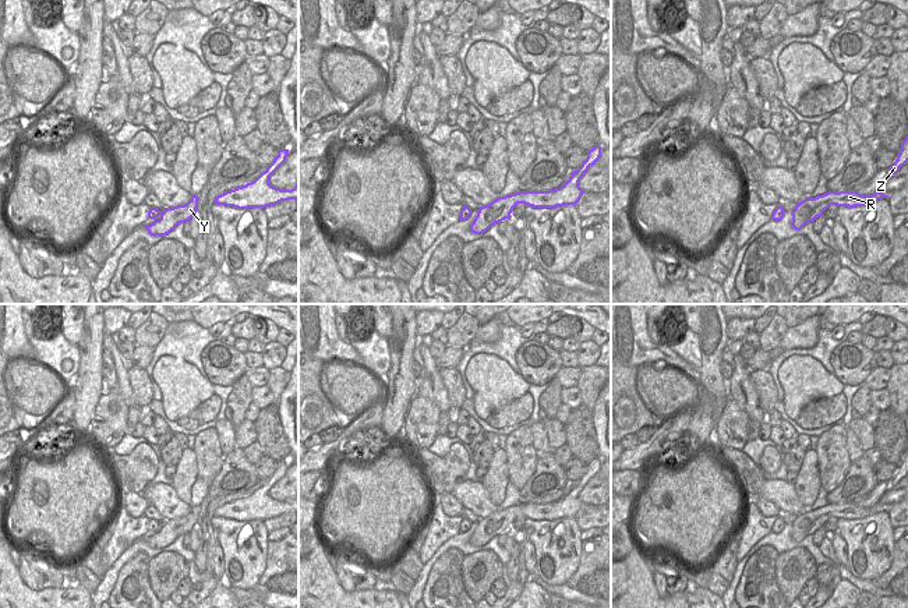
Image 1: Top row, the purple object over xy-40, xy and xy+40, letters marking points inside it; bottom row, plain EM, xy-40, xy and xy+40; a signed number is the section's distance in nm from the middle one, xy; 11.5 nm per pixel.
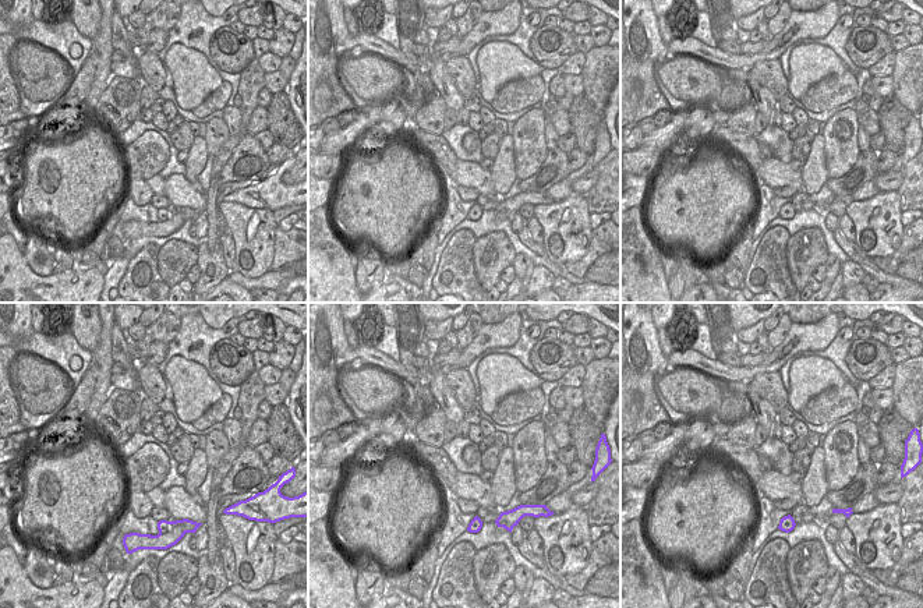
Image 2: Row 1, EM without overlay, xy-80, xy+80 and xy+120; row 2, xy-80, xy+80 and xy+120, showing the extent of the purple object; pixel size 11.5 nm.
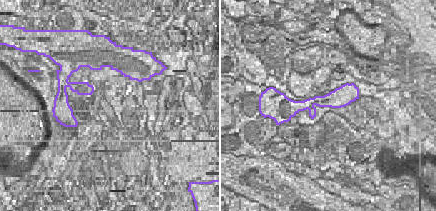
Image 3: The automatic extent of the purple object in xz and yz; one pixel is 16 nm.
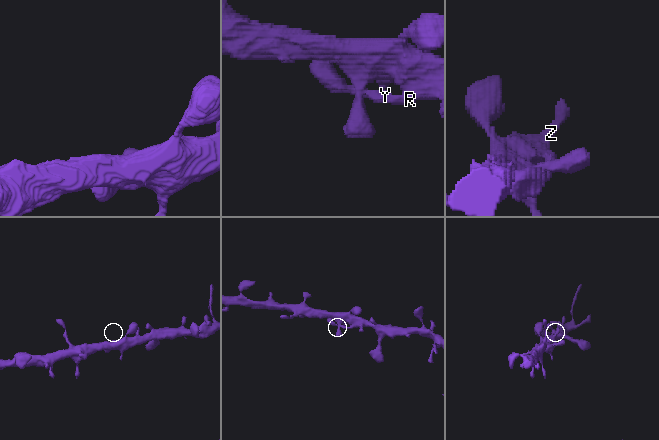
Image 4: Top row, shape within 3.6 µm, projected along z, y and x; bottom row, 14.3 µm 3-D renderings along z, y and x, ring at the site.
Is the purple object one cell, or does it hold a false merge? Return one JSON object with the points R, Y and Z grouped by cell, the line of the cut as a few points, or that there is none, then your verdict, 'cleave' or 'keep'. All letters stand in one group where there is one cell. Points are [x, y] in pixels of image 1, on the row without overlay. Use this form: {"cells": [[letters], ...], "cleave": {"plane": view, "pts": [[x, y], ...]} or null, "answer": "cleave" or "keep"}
{"cells": [["R", "Y", "Z"]], "cleave": null, "answer": "keep"}

